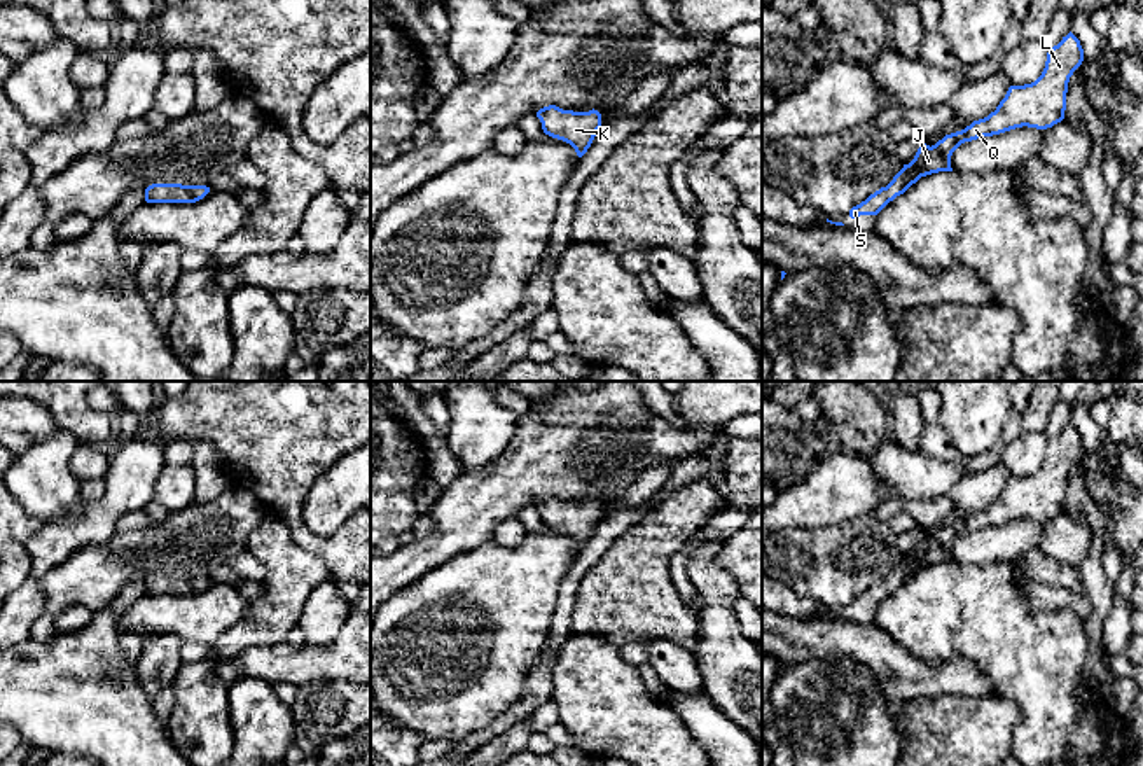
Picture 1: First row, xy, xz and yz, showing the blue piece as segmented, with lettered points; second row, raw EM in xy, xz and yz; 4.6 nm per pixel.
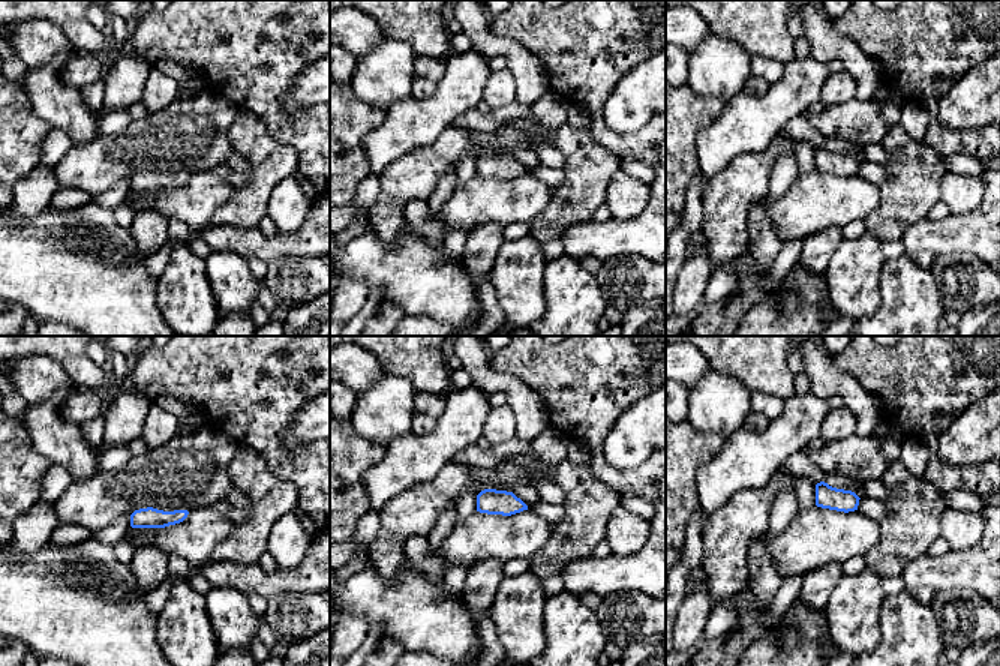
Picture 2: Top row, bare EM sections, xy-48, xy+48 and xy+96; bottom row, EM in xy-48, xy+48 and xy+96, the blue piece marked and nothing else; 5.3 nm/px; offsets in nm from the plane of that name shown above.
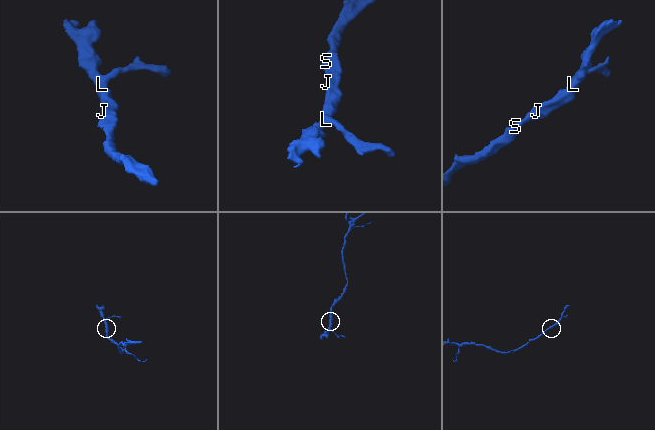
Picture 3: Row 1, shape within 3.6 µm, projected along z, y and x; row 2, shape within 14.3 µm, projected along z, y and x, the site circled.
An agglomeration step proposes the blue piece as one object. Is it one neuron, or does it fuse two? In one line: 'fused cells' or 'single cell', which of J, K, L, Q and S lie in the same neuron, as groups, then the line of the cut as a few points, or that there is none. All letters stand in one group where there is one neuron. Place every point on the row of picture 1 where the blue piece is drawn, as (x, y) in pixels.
single cell; groups J K L Q S; cut none

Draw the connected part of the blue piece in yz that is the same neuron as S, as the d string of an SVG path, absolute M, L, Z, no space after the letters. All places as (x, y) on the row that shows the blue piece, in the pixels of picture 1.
M1070 31L1050 47L1042 75L1024 86L1010 86L1005 98L987 117L961 131L946 135L935 145L925 142L914 159L893 180L849 210L849 217L877 215L890 201L904 194L921 177L952 171L951 156L965 142L1000 135L1015 128L1047 129L1064 119L1068 82L1084 61L1080 40Z

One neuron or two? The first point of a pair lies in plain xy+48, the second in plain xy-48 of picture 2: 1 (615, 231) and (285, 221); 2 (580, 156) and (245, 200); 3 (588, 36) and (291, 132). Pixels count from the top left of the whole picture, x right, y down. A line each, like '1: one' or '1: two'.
1: two
2: one
3: one

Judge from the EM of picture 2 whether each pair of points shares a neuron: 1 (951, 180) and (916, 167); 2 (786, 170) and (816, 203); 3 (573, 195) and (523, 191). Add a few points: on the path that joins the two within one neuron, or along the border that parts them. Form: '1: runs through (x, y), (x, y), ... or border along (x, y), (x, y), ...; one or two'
1: border along (946, 171), (940, 183), (939, 198); two
2: border along (799, 174), (781, 195), (766, 198); two
3: border along (552, 188), (549, 203), (529, 222); two

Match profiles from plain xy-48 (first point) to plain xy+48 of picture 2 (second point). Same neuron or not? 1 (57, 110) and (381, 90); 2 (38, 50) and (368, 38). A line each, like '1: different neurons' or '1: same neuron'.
1: same neuron
2: same neuron

